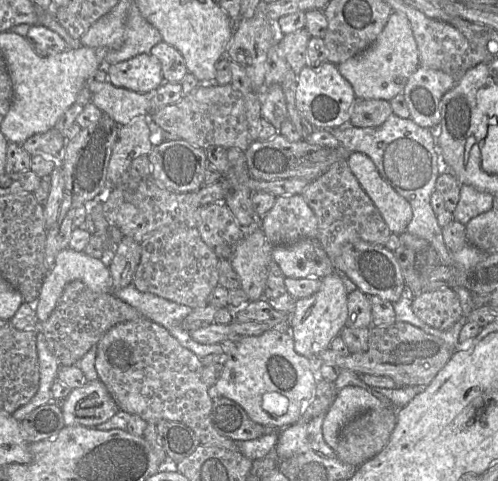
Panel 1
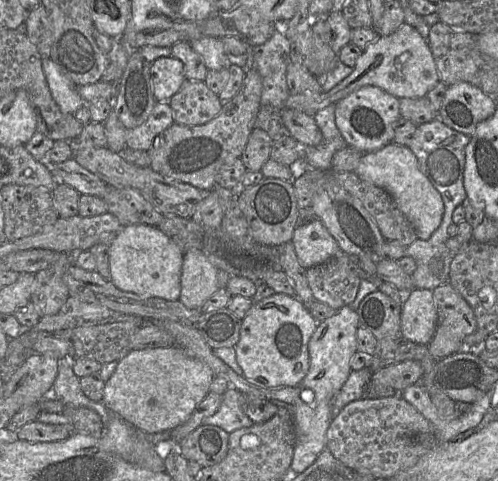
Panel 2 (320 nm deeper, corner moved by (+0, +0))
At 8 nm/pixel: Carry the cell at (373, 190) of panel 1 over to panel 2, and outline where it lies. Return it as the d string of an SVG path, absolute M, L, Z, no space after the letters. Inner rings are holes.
M392 142L375 151L364 153L354 172L361 179L384 189L392 196L418 239L428 240L440 226L444 213L442 197L421 172L417 158L409 147Z

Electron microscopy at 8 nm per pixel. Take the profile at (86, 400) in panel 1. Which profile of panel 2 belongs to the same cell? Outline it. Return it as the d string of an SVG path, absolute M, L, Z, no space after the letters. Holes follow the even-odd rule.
M176 346L131 350L118 361L113 375L105 382L102 403L112 413L119 415L128 424L144 433L172 430L190 418L198 404L210 392L210 385L214 378L215 375L208 365L188 356Z

